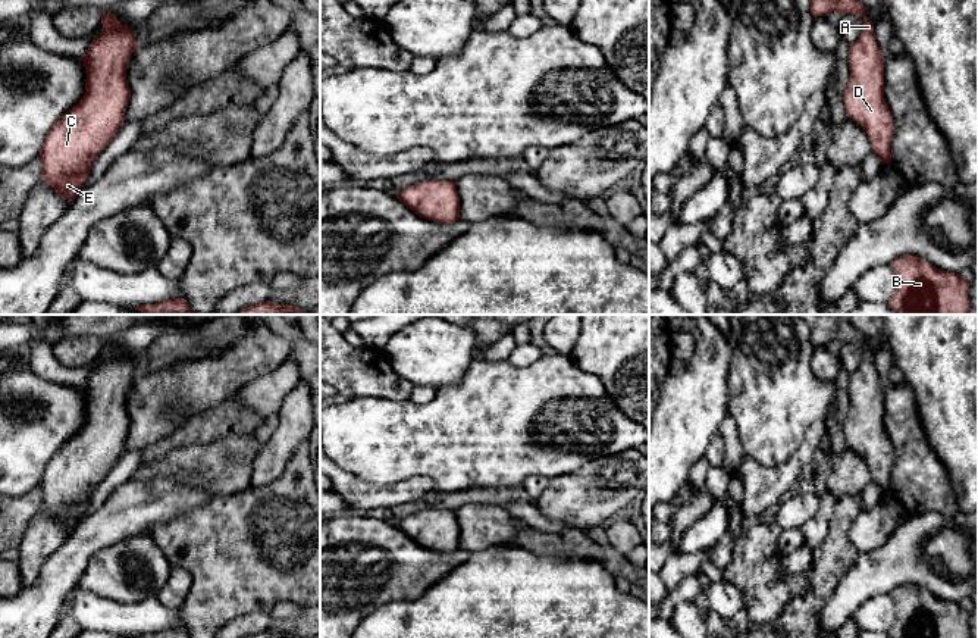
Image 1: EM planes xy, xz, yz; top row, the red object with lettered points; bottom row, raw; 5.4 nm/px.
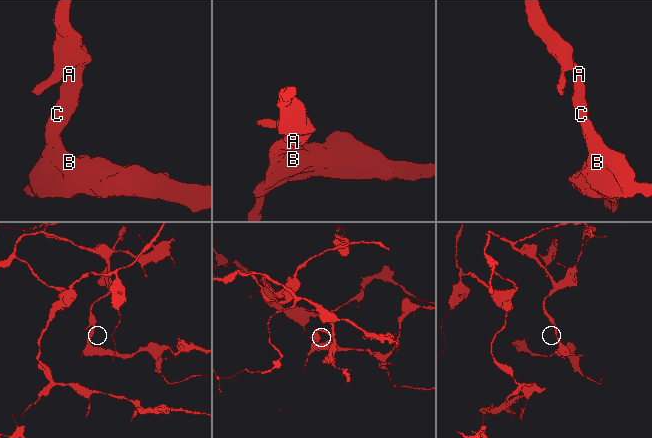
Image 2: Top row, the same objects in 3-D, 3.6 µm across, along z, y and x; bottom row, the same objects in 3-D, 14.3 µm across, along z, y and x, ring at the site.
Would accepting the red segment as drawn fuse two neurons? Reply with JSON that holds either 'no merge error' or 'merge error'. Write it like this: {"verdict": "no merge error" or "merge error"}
{"verdict": "no merge error"}

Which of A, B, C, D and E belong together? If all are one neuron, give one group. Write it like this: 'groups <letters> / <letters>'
groups A B C D E

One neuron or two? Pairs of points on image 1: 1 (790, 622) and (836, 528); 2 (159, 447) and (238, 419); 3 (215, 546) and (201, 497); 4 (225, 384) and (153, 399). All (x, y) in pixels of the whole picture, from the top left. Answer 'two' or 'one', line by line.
1: one
2: one
3: two
4: one

